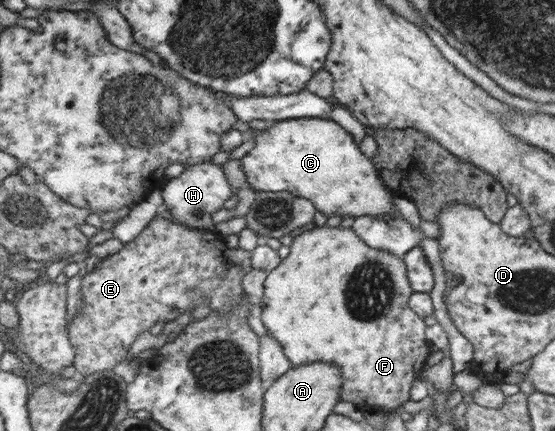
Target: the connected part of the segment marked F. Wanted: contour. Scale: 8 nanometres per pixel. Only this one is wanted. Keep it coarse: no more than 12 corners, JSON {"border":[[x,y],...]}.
{"border":[[292,237],[258,318],[292,368],[389,411],[428,356],[402,257]]}

